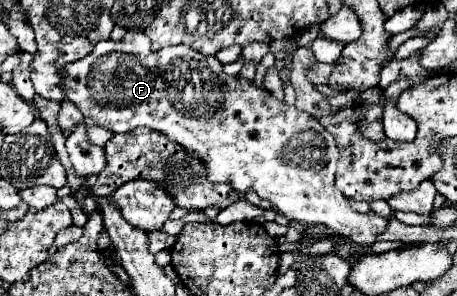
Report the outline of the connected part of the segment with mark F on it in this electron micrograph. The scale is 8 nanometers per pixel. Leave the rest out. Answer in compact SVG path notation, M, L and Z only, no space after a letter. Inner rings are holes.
M126 32L126 36L120 40L120 42L114 42L114 40L100 40L94 48L92 48L92 54L88 54L88 58L82 58L80 62L70 62L66 66L66 74L64 74L64 98L74 102L78 106L78 110L84 114L84 118L92 118L98 126L114 132L114 134L124 134L124 132L130 132L138 126L144 126L144 128L150 128L150 130L158 130L162 132L164 136L168 136L172 142L176 142L178 146L182 146L188 154L200 158L208 170L208 180L214 182L214 184L230 184L238 194L244 194L246 190L252 190L272 202L272 206L282 214L286 216L288 220L296 220L296 222L302 222L302 224L324 224L328 228L332 228L334 232L358 242L358 244L374 244L376 242L376 236L386 228L386 220L374 212L366 212L366 214L360 214L360 212L354 212L348 204L348 198L344 194L340 194L340 190L336 190L336 184L334 184L334 172L336 172L336 162L338 162L338 148L336 148L336 140L332 138L332 134L328 134L328 130L324 130L324 126L312 118L308 112L300 112L296 110L296 106L288 106L284 100L276 98L272 92L268 92L266 88L262 86L254 86L252 80L246 80L246 78L238 78L238 76L230 76L230 82L228 80L222 80L220 74L224 74L222 70L222 62L212 56L204 56L196 50L192 50L190 46L166 46L166 48L160 48L158 52L152 50L152 42L150 38L144 34L144 32Z

